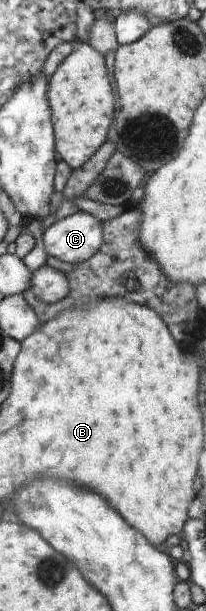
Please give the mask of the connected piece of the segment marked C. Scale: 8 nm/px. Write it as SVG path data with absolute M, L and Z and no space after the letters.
M76 212L54 222L43 232L48 255L65 263L78 264L93 258L105 242L102 221L87 212Z

